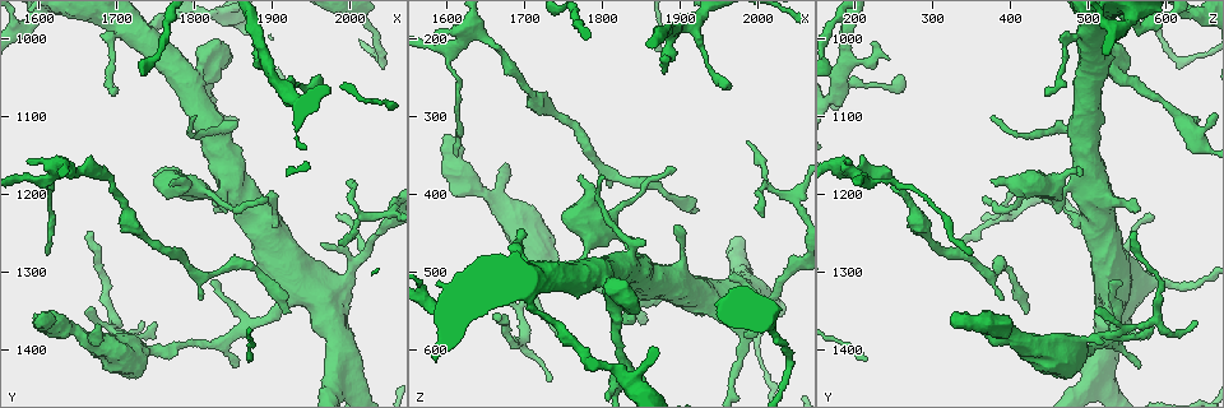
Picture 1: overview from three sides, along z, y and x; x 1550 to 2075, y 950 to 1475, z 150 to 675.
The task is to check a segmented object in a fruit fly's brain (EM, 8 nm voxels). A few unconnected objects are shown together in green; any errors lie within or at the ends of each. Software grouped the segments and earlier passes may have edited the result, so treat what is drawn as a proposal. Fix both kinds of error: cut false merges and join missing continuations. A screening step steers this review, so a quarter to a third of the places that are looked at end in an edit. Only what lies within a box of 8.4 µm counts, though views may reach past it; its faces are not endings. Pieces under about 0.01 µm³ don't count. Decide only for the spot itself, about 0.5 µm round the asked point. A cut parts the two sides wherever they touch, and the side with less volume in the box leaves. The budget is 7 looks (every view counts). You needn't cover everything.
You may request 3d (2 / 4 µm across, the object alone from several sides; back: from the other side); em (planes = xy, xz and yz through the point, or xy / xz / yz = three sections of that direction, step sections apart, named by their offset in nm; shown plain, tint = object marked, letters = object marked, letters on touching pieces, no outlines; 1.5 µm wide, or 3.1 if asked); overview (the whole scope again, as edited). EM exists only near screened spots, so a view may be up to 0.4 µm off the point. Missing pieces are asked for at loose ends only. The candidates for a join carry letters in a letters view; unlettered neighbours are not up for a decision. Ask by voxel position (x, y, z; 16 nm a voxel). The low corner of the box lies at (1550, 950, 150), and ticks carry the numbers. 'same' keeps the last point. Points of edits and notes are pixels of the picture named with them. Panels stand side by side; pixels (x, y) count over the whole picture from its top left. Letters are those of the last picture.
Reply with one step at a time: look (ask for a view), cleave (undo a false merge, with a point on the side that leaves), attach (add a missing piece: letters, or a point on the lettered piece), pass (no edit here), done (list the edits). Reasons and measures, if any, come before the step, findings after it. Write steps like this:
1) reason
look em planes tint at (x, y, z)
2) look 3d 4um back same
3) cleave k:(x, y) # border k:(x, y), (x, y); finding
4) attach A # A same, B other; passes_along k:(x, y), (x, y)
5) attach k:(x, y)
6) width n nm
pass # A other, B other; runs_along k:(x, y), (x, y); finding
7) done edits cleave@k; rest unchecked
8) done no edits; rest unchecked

look em yz step 4 letters at (1925, 1355, 420)

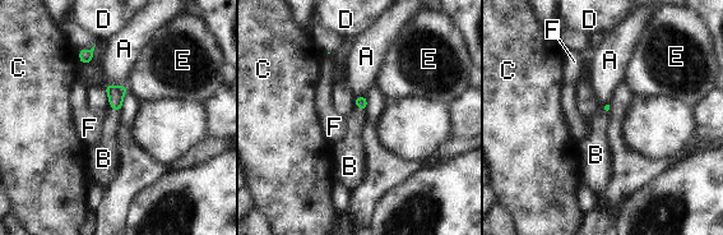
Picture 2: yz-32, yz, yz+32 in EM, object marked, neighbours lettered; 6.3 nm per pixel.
attach B # A other, B same, C other, D other, E other, F other; the neuron continues

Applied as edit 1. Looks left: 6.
free end
look 3d 2um at (1600, 1350, 330)

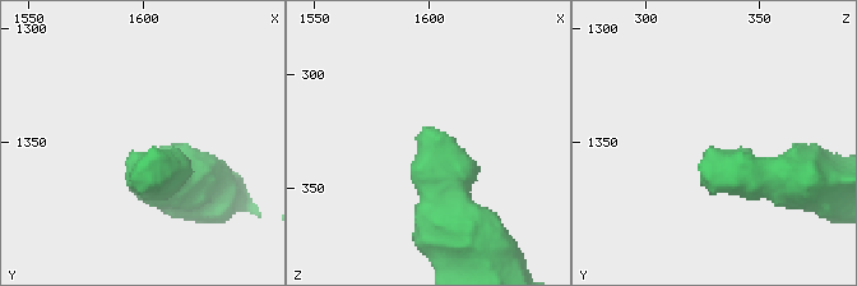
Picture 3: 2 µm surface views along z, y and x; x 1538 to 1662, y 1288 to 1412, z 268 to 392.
look em yz step 8 letters at (1604, 1353, 329)

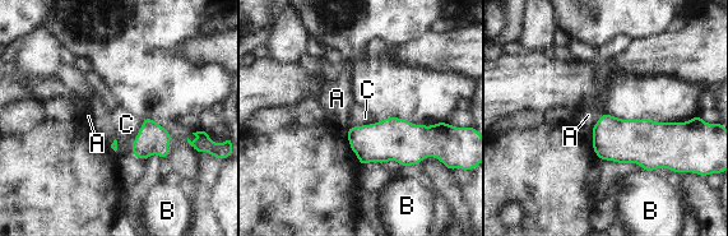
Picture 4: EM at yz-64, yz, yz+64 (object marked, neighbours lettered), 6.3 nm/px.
pass # A other, B other, C other; border 4:(143, 120), (133, 142), (131, 154); no lettered piece goes on from it

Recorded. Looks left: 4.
free end
look 3d 2um at (1730, 1370, 640)

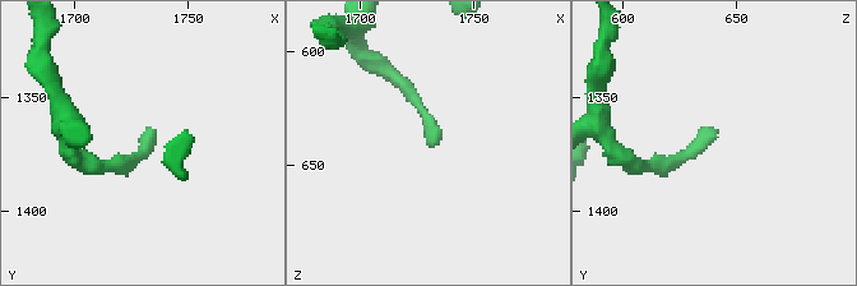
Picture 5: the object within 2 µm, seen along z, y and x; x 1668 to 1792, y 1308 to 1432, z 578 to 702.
shape alone is not enough
look em planes letters at (1735, 1366, 642)

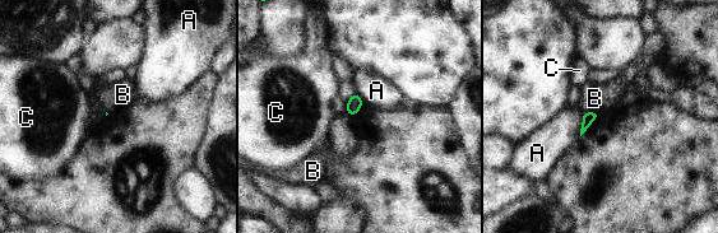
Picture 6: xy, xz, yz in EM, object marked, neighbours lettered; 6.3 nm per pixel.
longest_contact A 150 nm
pass # A other, B other, C other; border 6:(583, 111), (600, 112); no lettered piece goes on from it

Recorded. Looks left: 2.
done edits attach@2; rest unchecked

